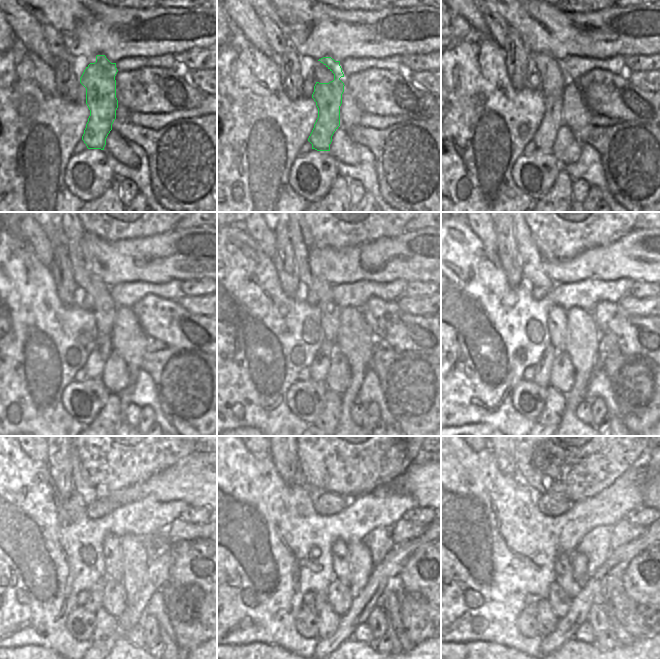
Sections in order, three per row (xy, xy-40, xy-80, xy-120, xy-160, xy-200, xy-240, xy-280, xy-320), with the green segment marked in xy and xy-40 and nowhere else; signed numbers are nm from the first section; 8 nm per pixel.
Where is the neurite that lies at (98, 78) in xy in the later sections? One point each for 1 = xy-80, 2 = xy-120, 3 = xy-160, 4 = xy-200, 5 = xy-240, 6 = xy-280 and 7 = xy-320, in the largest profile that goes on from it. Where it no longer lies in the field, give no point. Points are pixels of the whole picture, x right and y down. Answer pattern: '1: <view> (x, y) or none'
1: xy-80 (552, 120)
2: xy-120 (97, 359)
3: xy-160 (319, 368)
4: xy-200 (542, 370)
5: xy-240 (94, 602)
6: xy-280 (320, 599)
7: xy-320 (531, 609)

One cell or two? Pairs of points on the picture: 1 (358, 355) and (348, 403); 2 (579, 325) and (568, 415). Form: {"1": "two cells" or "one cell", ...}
{"1": "one cell", "2": "one cell"}

